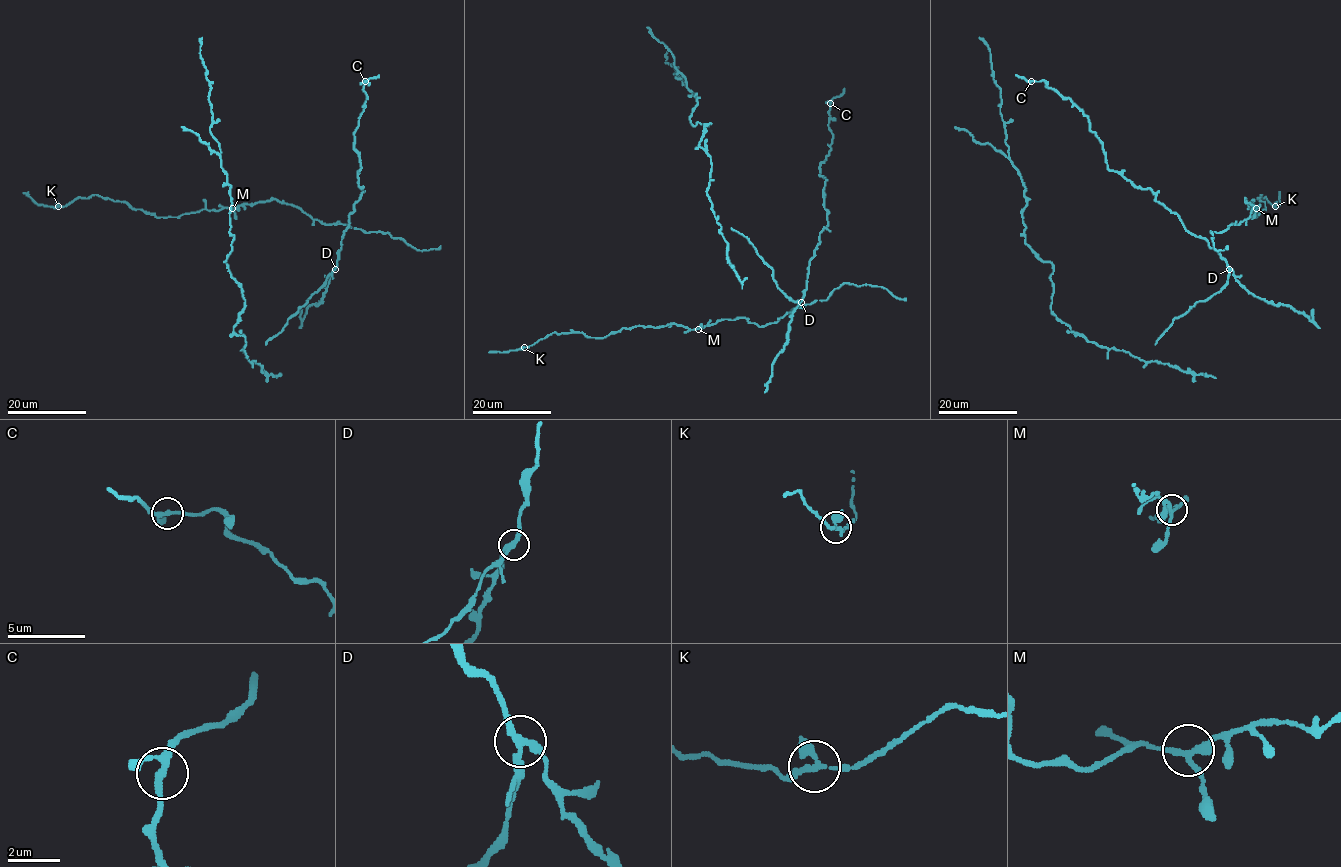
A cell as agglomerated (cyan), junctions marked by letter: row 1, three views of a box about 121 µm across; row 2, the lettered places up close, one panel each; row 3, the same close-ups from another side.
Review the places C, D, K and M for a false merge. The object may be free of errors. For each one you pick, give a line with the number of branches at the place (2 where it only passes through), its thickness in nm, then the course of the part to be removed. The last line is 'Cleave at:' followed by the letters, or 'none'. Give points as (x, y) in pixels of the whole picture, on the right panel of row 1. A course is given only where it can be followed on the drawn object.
D: 3 branches meet; 240 nm thick; foreign part runs (1230, 269), (1228, 283), (1219, 291), (1197, 301), (1181, 316), (1176, 317), (1155, 345)
Cleave at: D

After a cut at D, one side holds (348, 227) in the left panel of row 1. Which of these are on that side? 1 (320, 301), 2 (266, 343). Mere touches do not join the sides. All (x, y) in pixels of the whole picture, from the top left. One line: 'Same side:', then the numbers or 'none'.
Same side: 1

